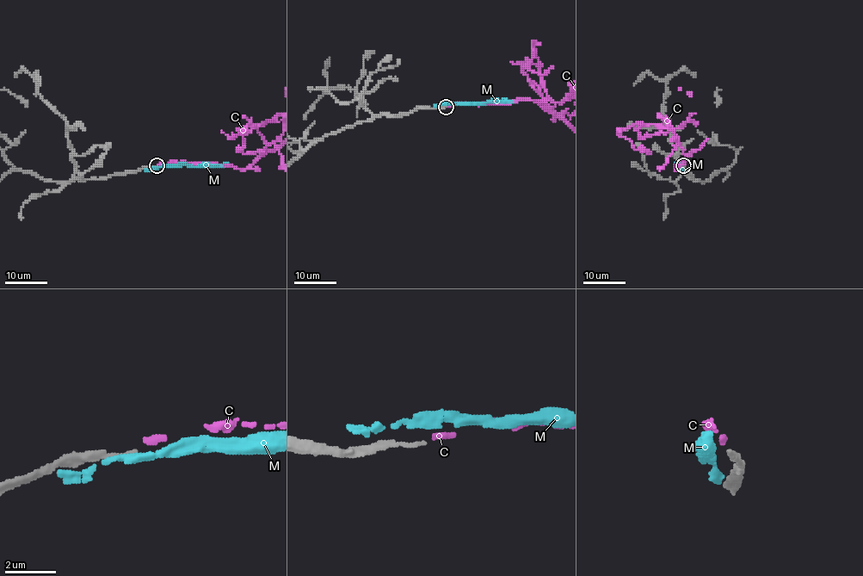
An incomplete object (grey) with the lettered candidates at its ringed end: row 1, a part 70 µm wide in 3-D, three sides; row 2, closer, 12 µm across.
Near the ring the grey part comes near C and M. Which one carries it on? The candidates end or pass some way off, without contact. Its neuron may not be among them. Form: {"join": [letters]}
{"join": ["C"]}

